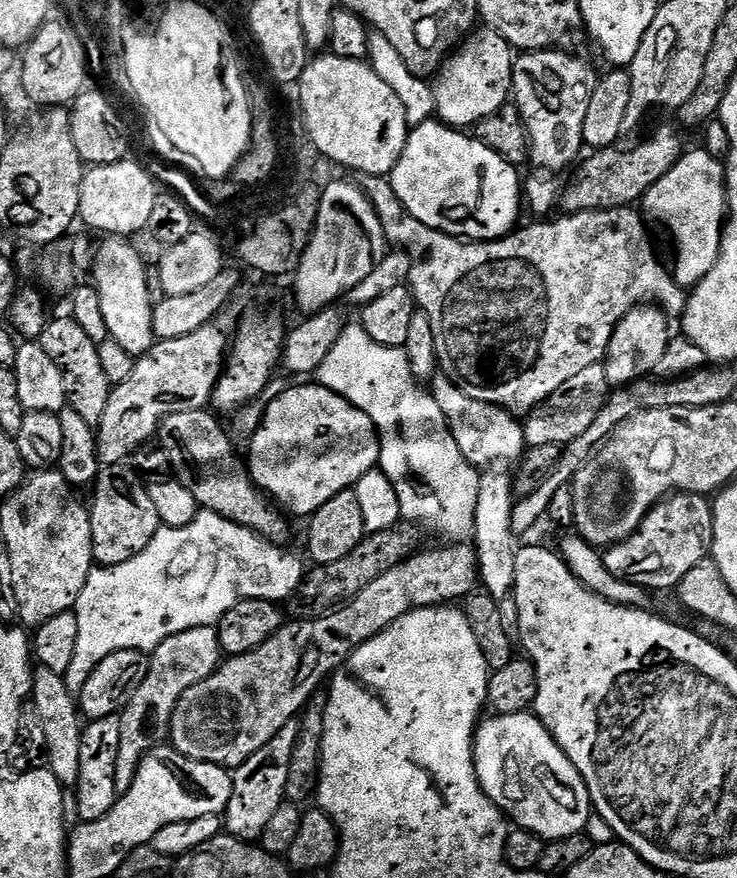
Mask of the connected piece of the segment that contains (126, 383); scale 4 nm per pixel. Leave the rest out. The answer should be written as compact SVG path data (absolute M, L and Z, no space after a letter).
M208 324L186 338L173 340L156 340L152 349L139 357L132 368L132 373L111 389L108 405L101 416L98 427L95 429L97 454L101 465L120 464L129 459L132 453L142 444L149 443L157 435L157 428L161 421L168 416L180 413L196 414L199 408L209 405L212 391L220 378L223 364L226 360L226 340L223 334L214 325Z

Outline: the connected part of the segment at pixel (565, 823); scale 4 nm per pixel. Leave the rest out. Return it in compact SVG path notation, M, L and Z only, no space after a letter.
M526 712L510 716L492 716L478 730L474 742L474 764L481 781L484 796L501 812L506 812L531 837L544 842L577 837L589 818L592 818L591 800L584 779L557 745L534 714Z

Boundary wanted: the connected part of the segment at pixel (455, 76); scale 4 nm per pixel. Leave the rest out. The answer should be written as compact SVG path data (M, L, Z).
M476 44L469 52L451 55L449 60L439 69L435 82L431 85L435 102L435 115L449 127L460 130L479 125L481 121L494 115L505 107L504 88L506 92L506 66L496 57L492 48L484 44Z

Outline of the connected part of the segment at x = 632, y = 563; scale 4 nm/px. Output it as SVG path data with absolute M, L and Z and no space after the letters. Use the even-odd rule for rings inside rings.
M672 494L667 498L655 504L653 508L644 515L643 522L636 528L636 531L630 533L625 540L621 540L619 544L612 545L603 553L602 563L604 569L611 576L618 580L628 580L632 584L636 584L639 588L655 590L655 588L672 588L675 589L679 585L682 578L686 578L686 574L690 574L690 570L694 570L694 566L698 566L701 560L706 556L706 536L703 531L699 534L692 534L690 524L688 524L688 514L698 514L694 504L688 500L689 497L684 494ZM672 520L680 520L678 526L682 526L682 532L672 530Z

